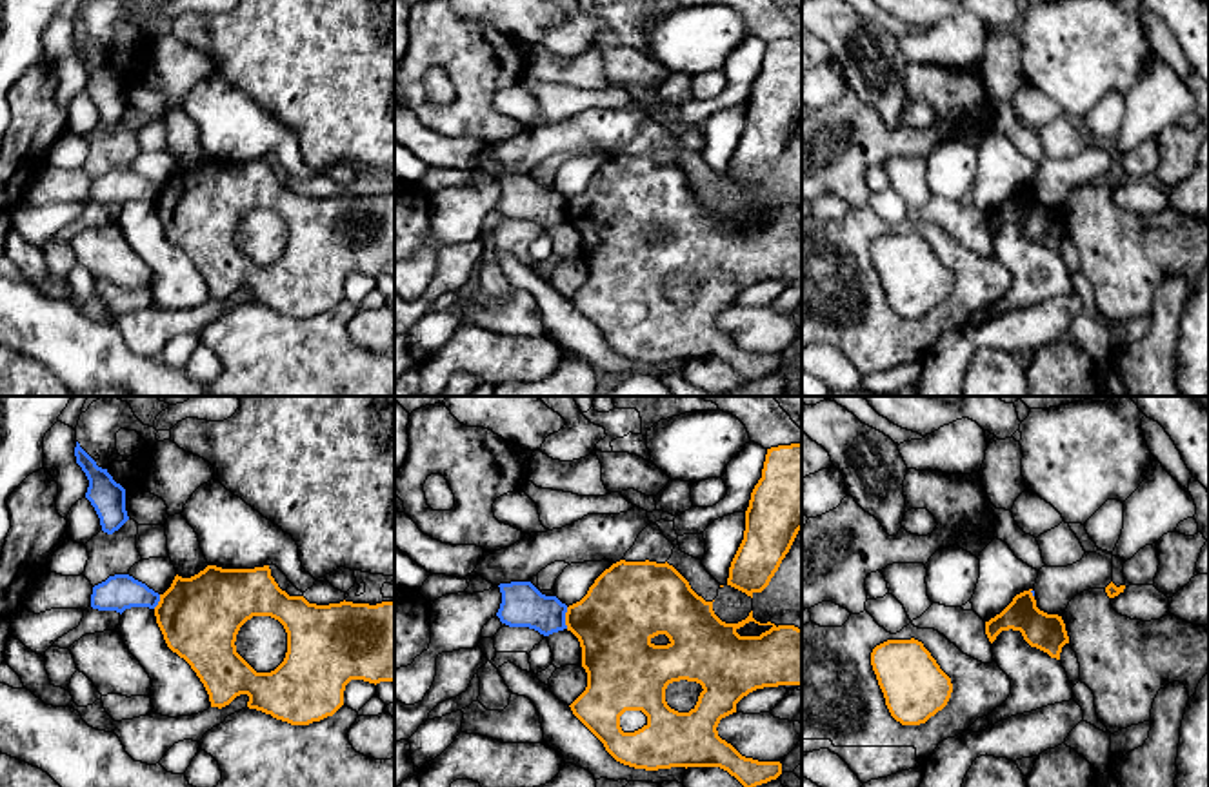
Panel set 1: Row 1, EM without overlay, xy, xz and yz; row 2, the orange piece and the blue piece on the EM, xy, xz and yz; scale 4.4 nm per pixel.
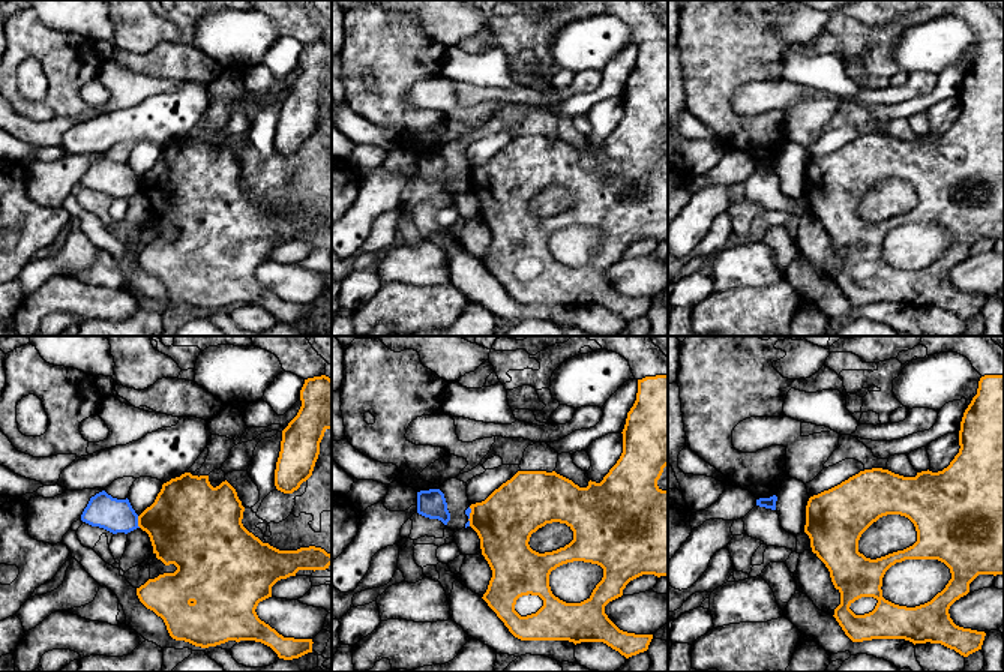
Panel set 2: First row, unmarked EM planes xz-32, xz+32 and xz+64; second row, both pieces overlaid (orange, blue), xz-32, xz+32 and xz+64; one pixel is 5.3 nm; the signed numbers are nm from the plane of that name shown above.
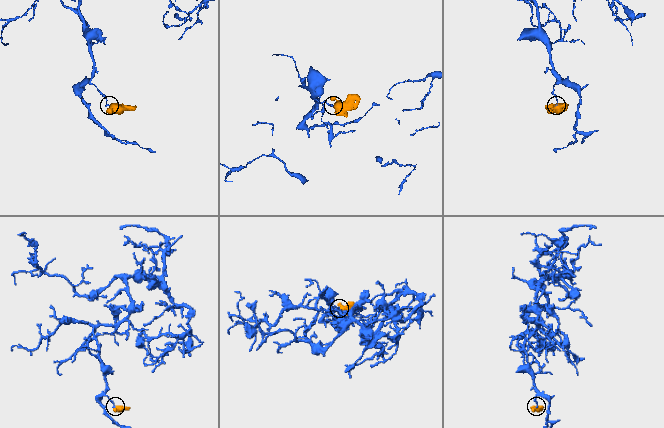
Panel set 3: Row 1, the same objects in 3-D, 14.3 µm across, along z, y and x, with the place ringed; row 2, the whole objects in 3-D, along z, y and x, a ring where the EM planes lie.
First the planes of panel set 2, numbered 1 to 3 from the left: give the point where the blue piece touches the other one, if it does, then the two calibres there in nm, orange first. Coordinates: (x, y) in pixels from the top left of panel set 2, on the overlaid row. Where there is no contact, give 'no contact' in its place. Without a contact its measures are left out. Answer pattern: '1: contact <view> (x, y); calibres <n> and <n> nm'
1: contact xz-32 (138, 522); calibres 420 and 180 nm
2: contact xz+32 (470, 516); calibres 320 and 30 nm
3: no contact

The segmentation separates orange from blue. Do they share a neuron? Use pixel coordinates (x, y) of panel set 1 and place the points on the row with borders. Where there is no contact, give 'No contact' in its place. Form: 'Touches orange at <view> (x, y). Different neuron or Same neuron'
Touches orange at xz (566, 618). Different neuron

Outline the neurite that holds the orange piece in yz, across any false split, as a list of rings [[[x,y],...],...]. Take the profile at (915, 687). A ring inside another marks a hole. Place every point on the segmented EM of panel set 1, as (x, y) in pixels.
[[[914,638],[876,645],[871,665],[891,716],[902,725],[925,723],[951,698],[951,678]]]

